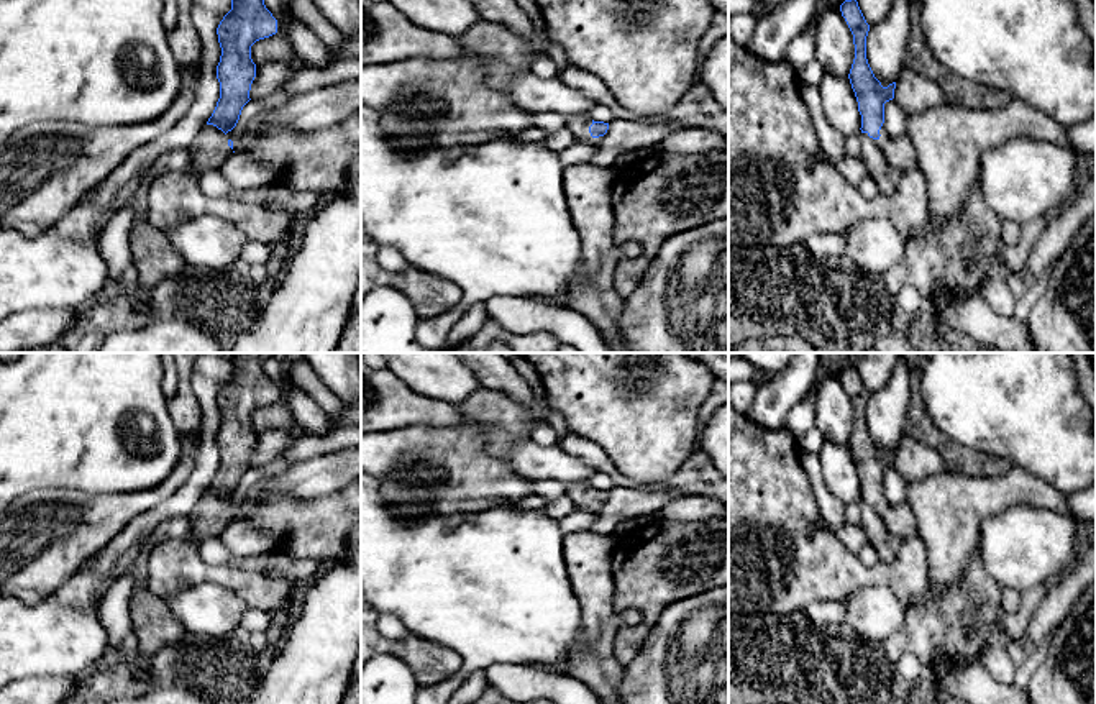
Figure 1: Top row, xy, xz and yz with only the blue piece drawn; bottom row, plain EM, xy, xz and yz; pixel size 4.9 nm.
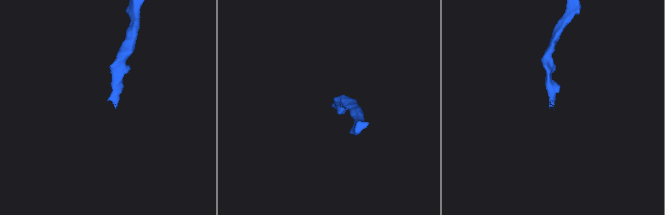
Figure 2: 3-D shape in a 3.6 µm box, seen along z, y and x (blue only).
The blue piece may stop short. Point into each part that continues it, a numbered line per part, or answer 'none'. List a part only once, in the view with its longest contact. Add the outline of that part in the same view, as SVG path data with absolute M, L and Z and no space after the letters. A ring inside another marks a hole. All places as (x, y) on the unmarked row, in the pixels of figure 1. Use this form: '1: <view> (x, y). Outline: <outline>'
1: xy (209, 517). Outline: M205 492L190 512L190 528L185 535L200 548L205 538L218 538L233 520L226 502L213 492Z

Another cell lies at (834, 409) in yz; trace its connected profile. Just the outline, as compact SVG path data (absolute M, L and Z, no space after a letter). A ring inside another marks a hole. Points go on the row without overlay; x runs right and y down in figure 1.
M820 374L815 394L815 428L824 440L848 445L853 427L853 402L838 374Z

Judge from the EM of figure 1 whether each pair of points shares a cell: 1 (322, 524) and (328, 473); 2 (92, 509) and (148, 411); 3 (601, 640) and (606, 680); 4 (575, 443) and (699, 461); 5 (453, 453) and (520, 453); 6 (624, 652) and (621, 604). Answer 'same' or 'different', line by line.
1: different
2: different
3: same
4: same
5: different
6: same

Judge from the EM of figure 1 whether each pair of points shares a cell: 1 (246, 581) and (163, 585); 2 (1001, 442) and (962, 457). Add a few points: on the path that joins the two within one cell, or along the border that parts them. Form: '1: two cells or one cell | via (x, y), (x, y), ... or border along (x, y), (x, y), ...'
1: one cell | via (225, 575), (184, 573)
2: two cells | border along (944, 432), (980, 452), (1006, 457), (1014, 465)

